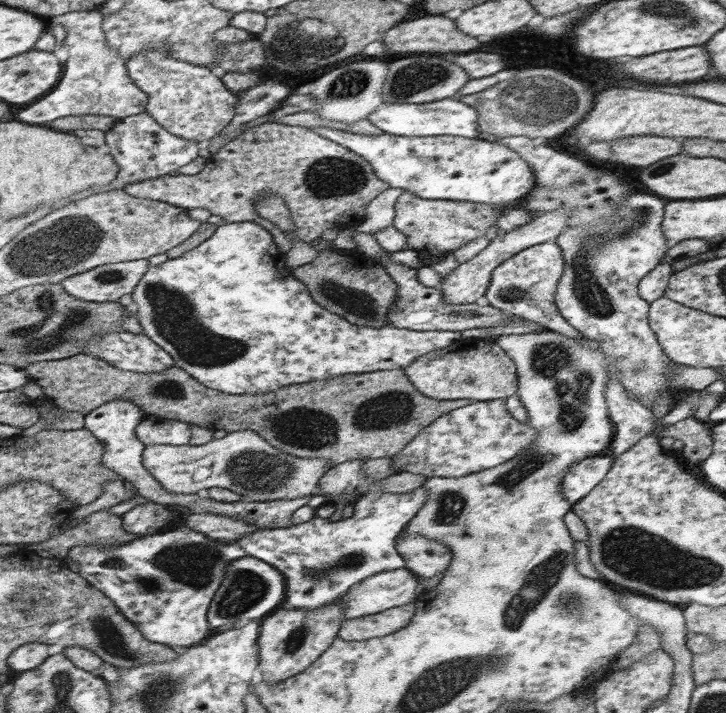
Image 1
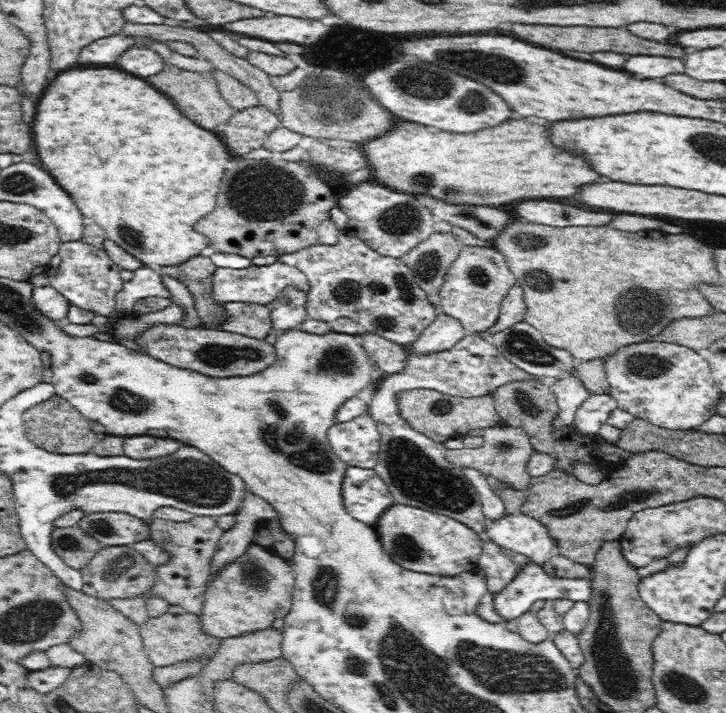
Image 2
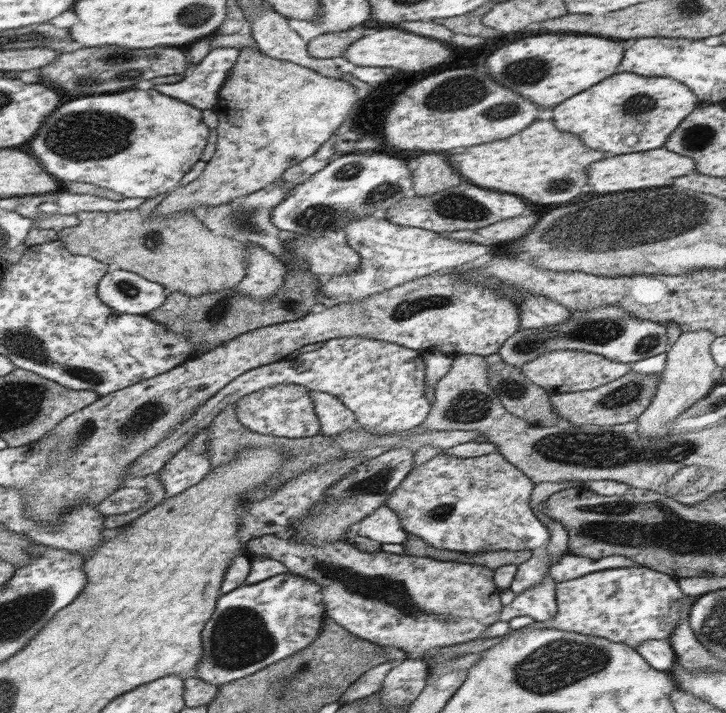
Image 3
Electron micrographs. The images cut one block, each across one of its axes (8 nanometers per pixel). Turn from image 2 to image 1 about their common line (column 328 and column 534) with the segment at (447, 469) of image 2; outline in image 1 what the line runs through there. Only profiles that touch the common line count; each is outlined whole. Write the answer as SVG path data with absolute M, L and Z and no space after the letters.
M555 240L535 244L505 260L492 271L490 284L485 292L488 304L500 309L505 314L524 321L538 324L548 330L565 334L567 337L580 340L585 345L592 344L570 325L562 316L556 304L558 284L566 271L566 258Z

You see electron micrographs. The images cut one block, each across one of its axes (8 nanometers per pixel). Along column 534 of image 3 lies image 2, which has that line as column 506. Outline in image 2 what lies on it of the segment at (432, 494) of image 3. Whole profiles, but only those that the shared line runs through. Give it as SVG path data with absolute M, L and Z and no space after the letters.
M529 514L496 517L486 534L502 548L526 555L534 564L542 565L554 556L555 541L546 526Z

